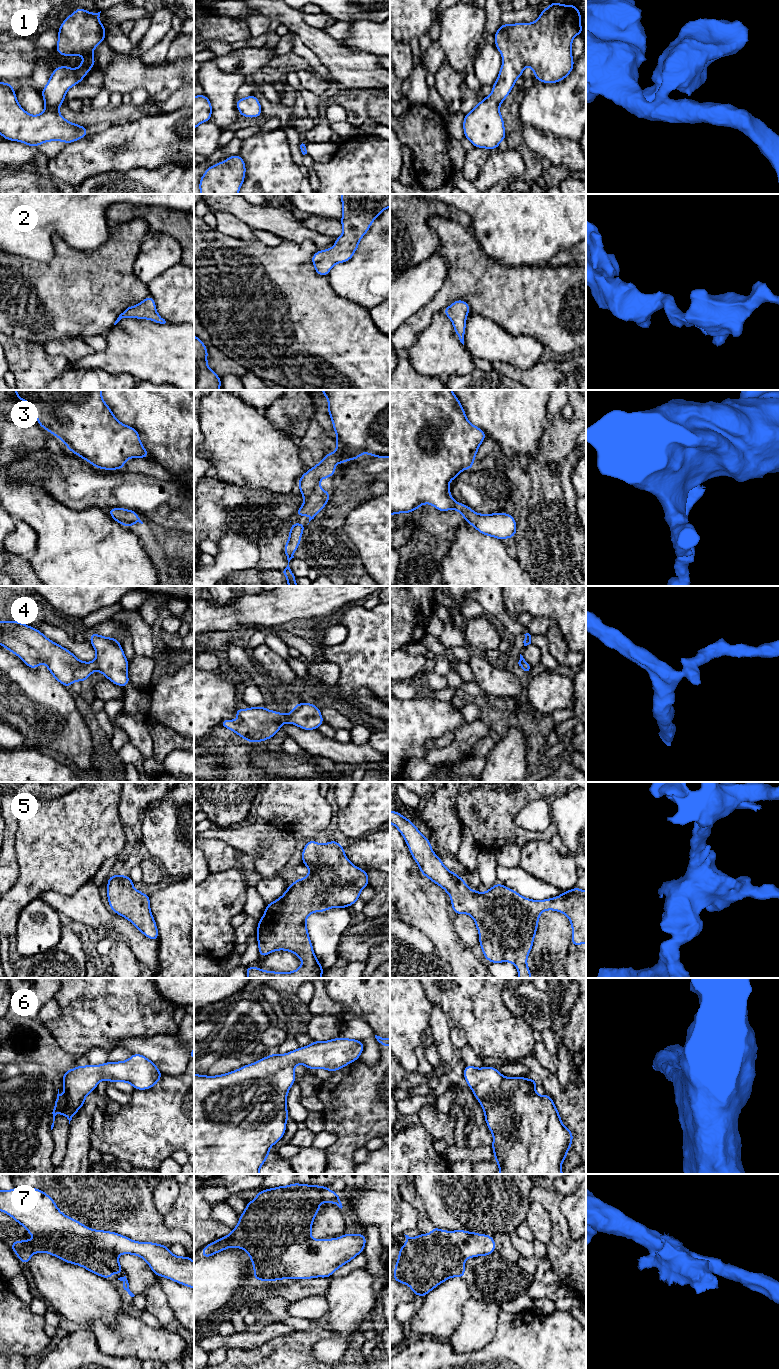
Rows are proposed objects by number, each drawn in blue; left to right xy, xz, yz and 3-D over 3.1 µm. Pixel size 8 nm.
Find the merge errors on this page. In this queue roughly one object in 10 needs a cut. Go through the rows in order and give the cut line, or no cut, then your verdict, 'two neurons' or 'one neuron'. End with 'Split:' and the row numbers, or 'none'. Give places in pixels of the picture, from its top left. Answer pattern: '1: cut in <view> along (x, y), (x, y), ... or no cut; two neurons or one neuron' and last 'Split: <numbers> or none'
1: no cut; one neuron
2: no cut; one neuron
3: no cut; one neuron
4: no cut; one neuron
5: no cut; one neuron
6: no cut; one neuron
7: no cut; one neuron
Split: none

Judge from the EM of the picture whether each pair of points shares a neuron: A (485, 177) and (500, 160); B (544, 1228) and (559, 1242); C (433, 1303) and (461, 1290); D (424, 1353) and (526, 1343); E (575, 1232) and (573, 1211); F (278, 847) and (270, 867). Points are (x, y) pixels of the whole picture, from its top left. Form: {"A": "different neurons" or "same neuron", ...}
{"A": "same neuron", "B": "different neurons", "C": "same neuron", "D": "same neuron", "E": "same neuron", "F": "same neuron"}

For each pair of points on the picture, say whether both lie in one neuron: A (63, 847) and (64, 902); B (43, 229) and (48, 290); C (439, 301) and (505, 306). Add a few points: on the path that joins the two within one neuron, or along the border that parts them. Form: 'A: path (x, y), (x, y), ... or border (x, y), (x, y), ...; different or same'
A: border (85, 883), (70, 893), (43, 891), (40, 894); different
B: border (53, 240), (50, 260), (39, 262), (23, 257); different
C: path (455, 288), (487, 288), (489, 290); same

